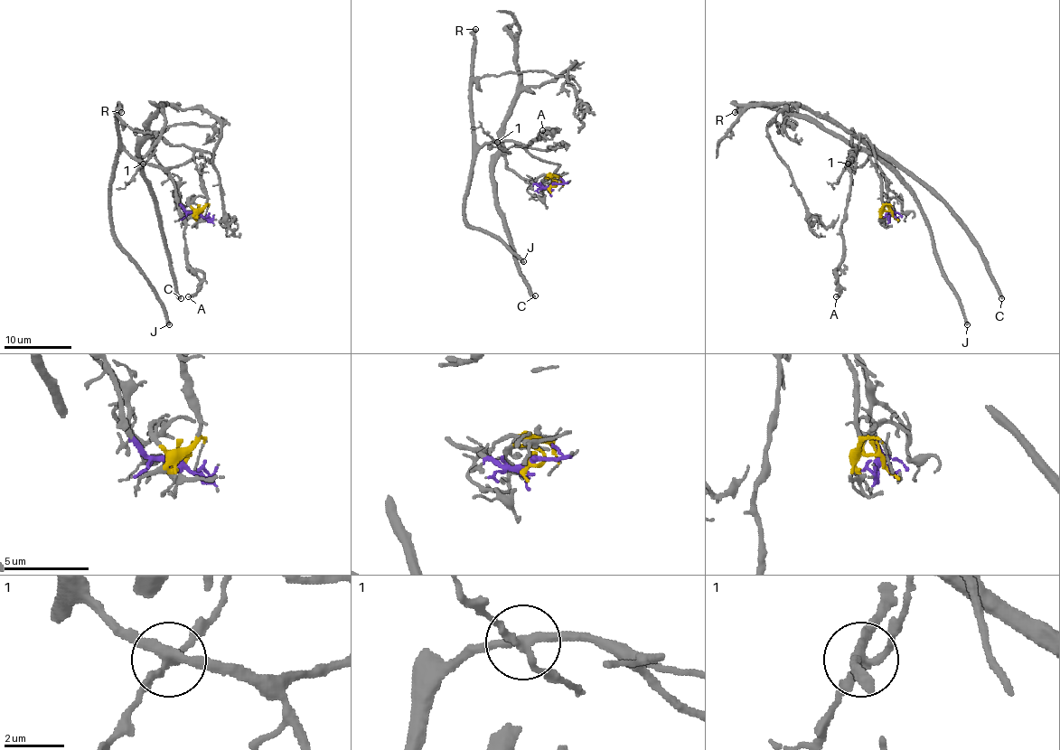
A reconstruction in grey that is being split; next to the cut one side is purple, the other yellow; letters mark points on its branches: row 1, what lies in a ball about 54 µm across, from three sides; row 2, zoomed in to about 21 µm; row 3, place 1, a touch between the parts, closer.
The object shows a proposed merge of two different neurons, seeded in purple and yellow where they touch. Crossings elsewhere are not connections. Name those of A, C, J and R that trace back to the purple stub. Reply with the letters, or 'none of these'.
C

